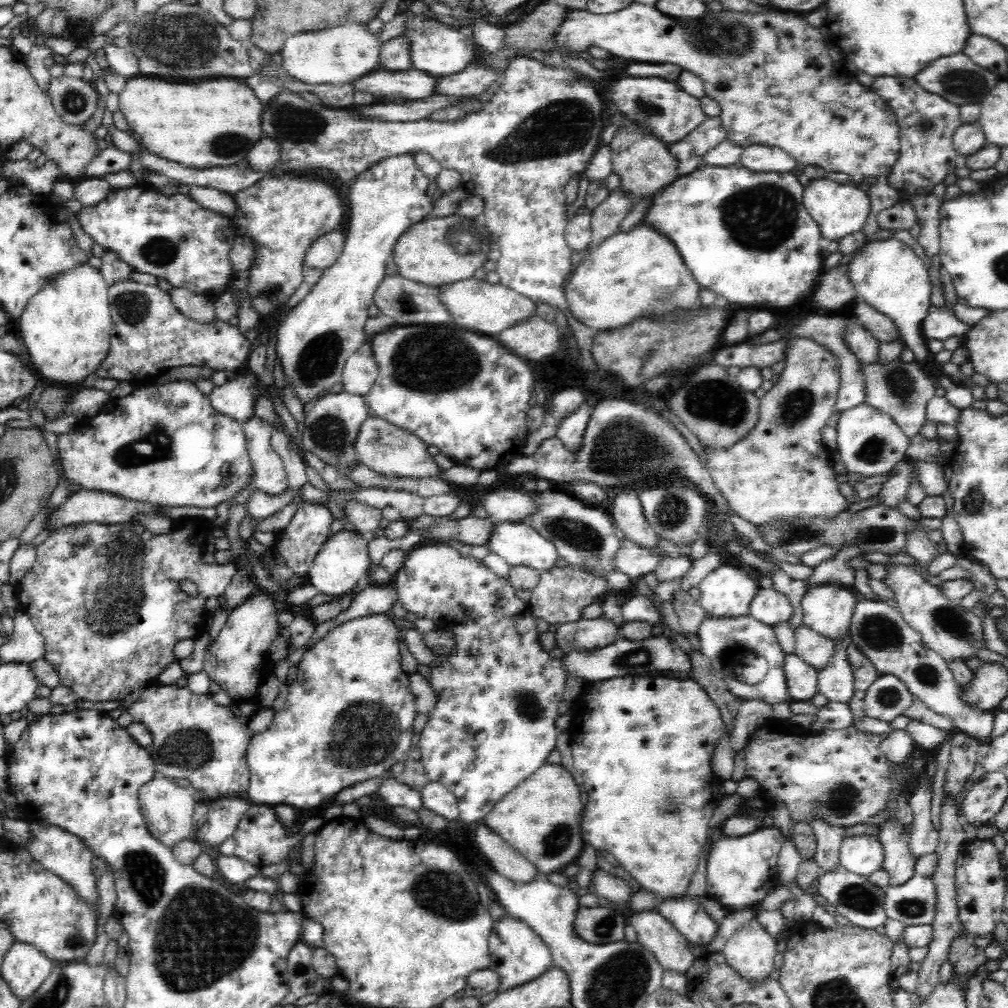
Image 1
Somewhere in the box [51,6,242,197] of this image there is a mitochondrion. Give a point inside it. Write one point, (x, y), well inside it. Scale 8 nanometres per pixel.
(204, 44)

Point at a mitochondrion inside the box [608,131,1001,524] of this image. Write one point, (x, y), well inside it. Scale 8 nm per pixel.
(762, 218)

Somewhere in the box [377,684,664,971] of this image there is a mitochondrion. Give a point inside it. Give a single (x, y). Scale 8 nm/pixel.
(427, 891)

